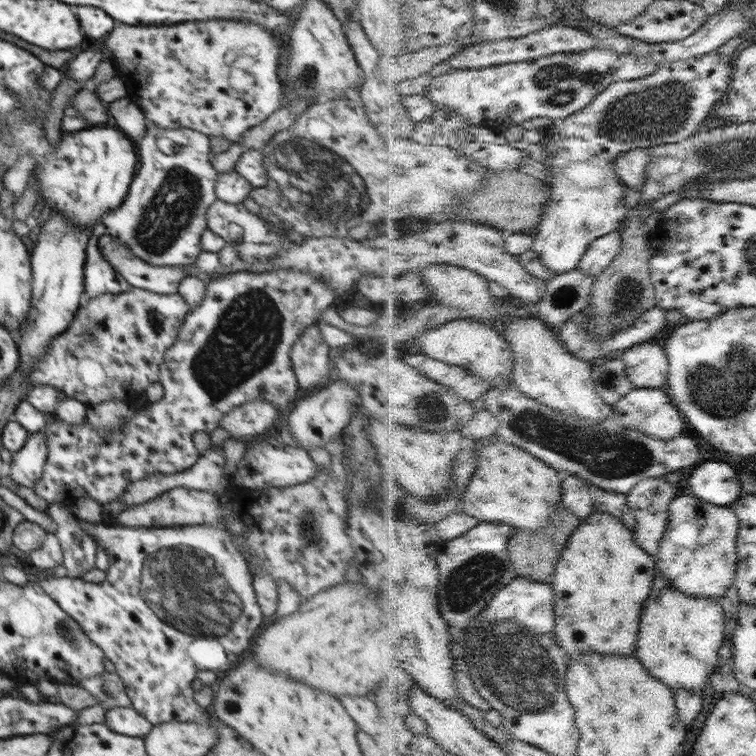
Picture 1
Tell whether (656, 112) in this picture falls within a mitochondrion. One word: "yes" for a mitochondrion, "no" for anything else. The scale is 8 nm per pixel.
yes

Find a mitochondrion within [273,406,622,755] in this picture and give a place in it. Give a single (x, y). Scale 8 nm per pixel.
(515, 668)

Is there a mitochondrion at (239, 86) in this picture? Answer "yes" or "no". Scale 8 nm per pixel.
no

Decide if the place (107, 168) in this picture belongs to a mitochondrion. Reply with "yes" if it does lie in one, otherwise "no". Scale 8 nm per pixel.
no

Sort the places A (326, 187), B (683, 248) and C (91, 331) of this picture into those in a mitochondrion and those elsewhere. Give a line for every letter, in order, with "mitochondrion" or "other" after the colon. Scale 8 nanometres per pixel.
A: mitochondrion
B: other
C: mitochondrion

